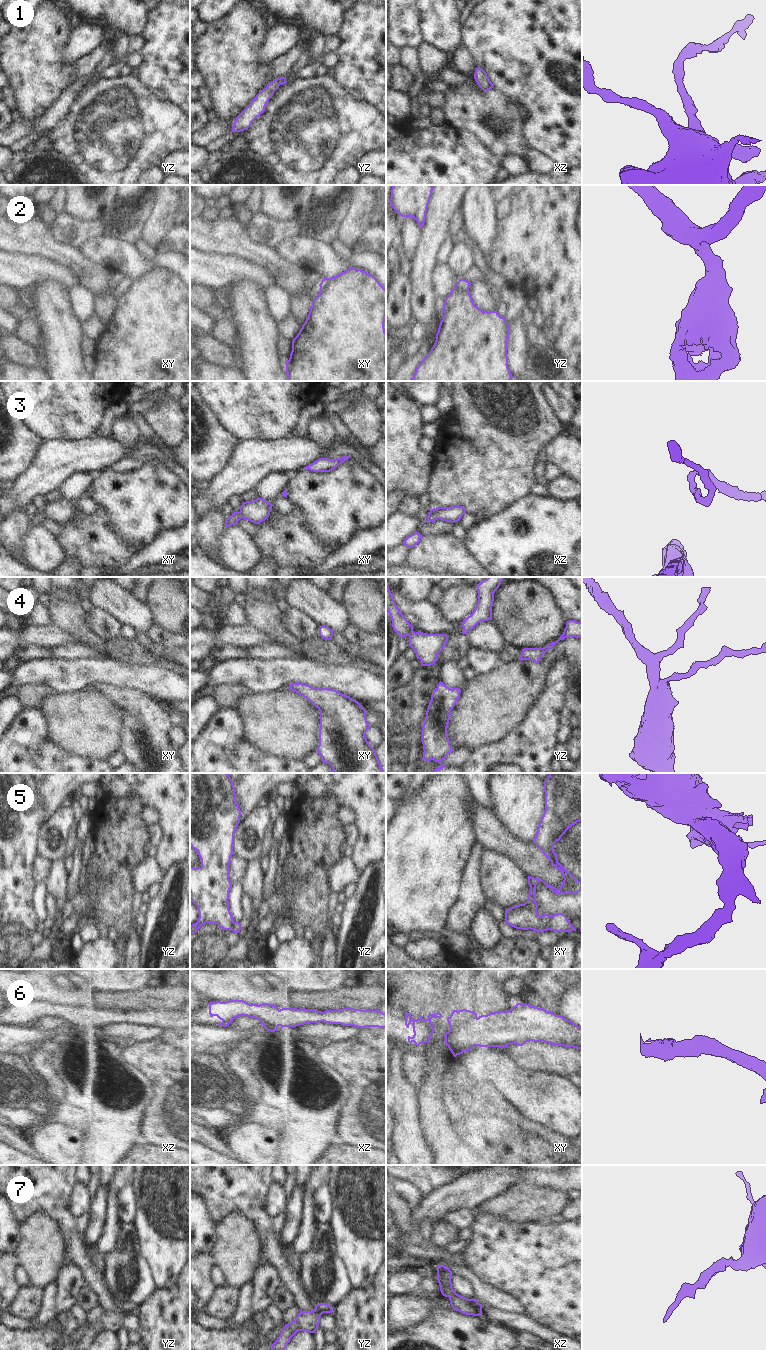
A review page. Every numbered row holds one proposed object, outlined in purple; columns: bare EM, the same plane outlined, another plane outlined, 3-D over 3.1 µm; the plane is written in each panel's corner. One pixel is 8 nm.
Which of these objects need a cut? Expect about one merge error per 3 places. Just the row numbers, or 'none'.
2, 5

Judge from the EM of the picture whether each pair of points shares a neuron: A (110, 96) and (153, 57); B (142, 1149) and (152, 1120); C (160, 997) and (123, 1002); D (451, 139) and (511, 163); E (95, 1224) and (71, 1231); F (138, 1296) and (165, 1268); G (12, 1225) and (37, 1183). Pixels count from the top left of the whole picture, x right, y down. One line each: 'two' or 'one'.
A: two
B: two
C: one
D: two
E: two
F: two
G: two

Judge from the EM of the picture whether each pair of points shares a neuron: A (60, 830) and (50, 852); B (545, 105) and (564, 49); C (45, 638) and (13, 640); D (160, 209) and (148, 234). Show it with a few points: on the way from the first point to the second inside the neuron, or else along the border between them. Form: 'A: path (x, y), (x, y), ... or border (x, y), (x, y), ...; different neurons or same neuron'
A: path (55, 835), (52, 838), (51, 847); same neuron
B: path (545, 90), (544, 66), (549, 58); same neuron
C: path (37, 638), (21, 639); same neuron
D: path (160, 215), (159, 221), (154, 228); same neuron

